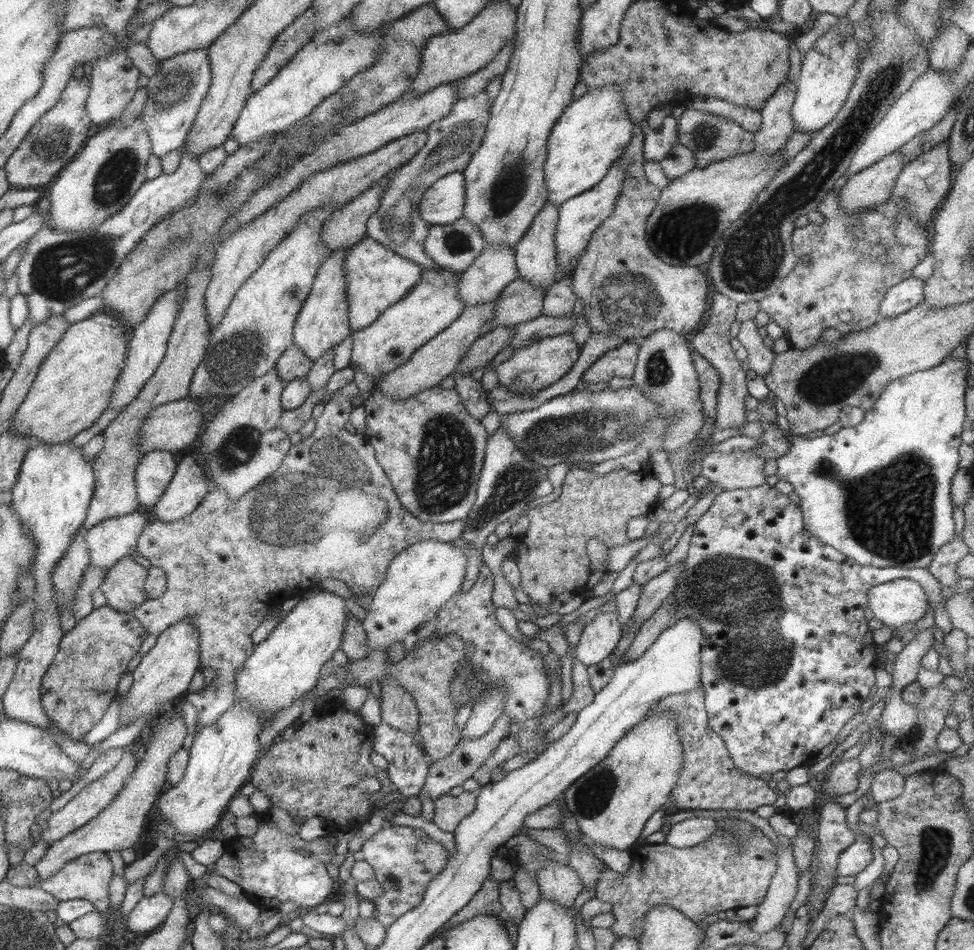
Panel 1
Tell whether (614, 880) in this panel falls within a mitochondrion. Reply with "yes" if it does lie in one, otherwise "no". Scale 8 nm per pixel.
no

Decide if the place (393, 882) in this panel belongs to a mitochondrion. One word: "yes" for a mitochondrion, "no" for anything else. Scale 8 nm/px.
yes

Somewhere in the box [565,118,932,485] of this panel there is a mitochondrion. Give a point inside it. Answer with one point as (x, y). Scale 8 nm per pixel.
(628, 301)

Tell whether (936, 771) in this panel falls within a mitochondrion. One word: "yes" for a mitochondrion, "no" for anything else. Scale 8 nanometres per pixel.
no

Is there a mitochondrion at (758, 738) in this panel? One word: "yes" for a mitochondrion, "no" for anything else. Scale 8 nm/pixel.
no

